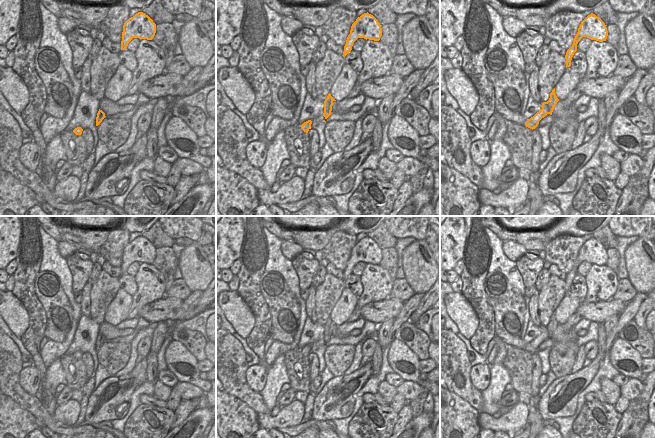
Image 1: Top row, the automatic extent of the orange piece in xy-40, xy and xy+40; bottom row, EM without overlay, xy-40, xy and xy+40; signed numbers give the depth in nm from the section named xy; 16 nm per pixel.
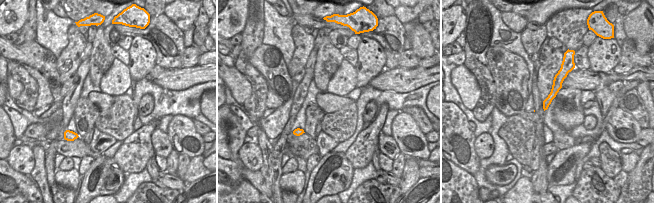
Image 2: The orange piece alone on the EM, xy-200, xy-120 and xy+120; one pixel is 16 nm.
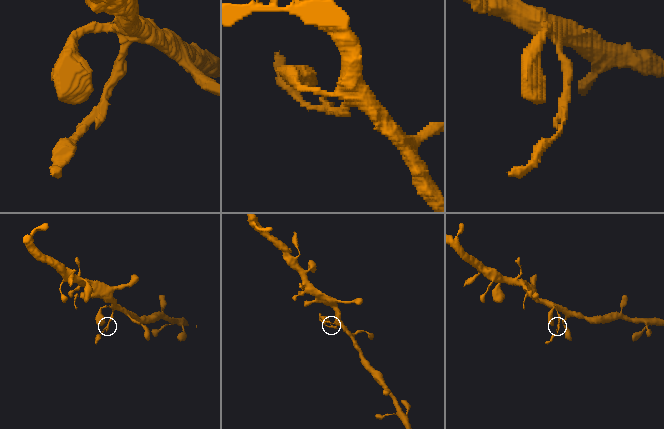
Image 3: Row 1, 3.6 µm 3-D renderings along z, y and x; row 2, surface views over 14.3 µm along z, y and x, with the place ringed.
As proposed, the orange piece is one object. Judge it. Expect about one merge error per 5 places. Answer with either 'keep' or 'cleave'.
keep

